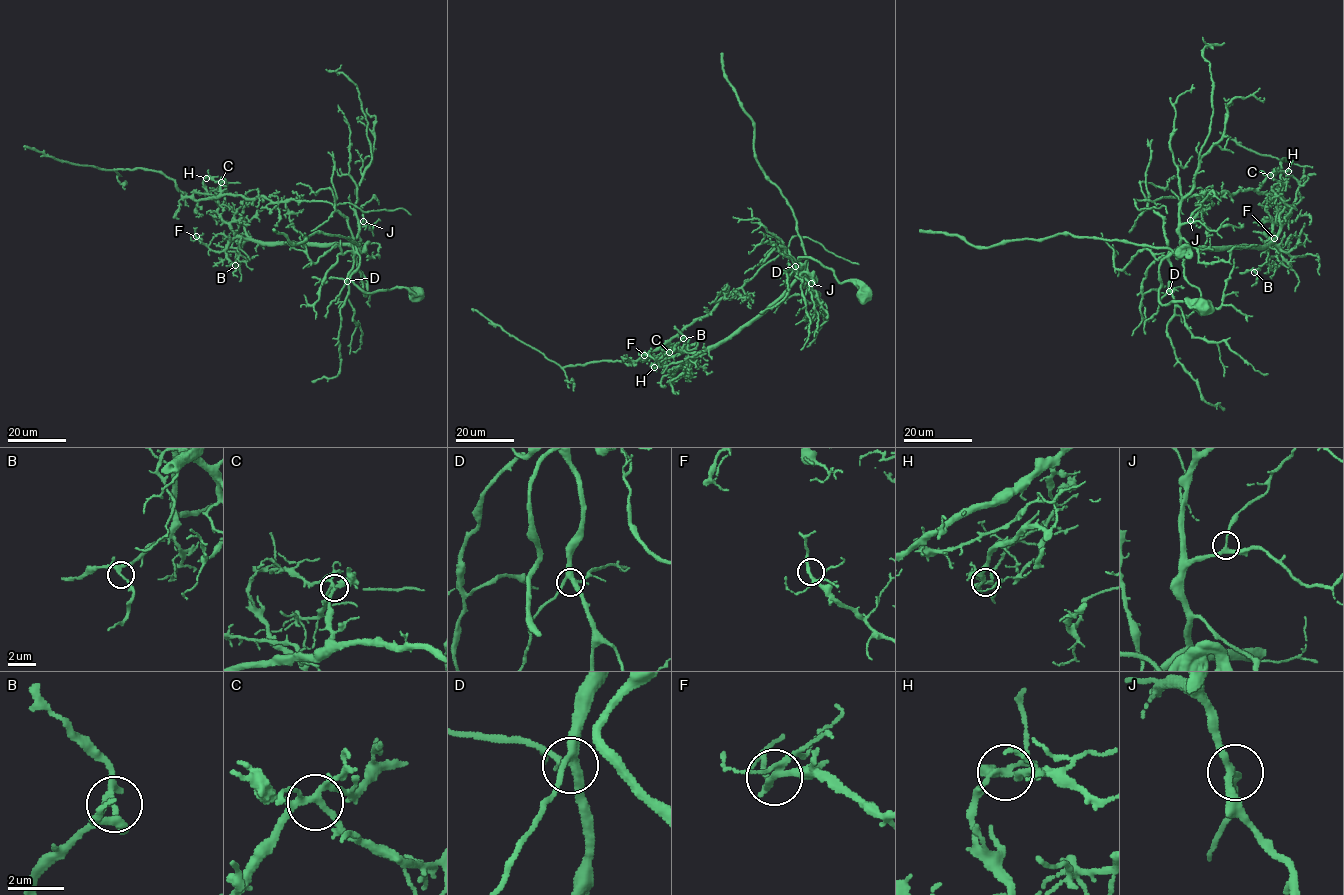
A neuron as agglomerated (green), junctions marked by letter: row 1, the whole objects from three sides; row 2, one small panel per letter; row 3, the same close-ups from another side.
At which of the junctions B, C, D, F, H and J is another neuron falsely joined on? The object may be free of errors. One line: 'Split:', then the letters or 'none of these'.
Split: H

